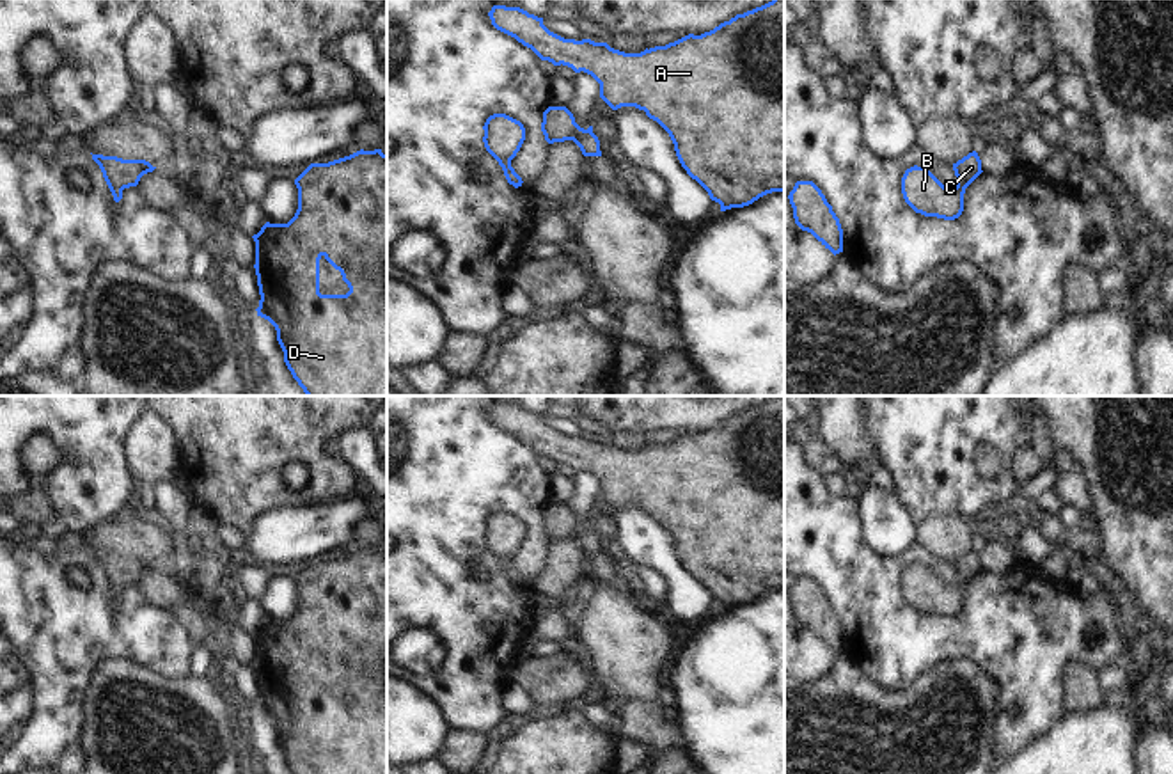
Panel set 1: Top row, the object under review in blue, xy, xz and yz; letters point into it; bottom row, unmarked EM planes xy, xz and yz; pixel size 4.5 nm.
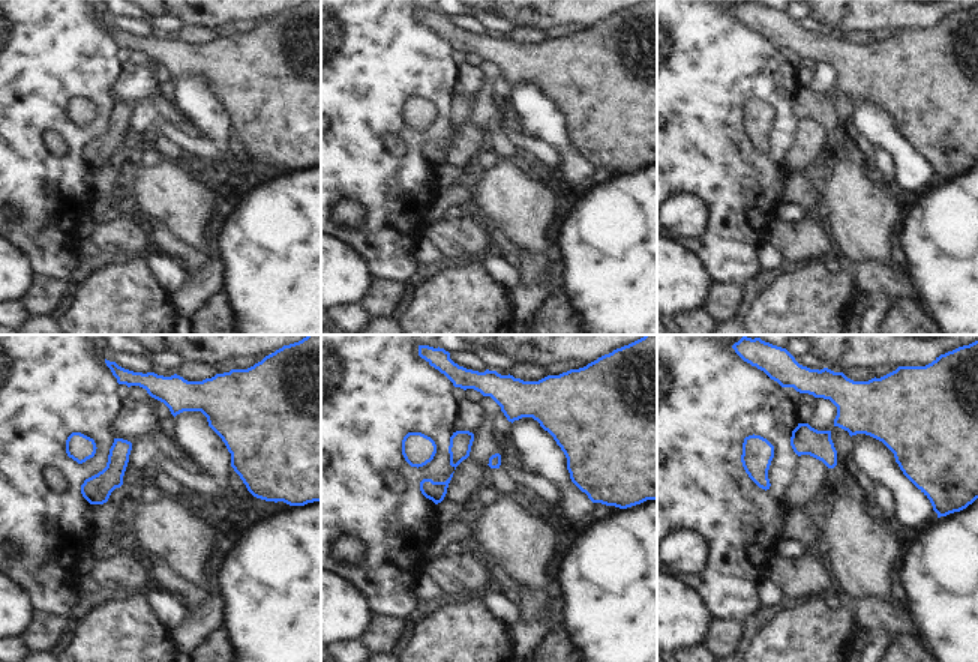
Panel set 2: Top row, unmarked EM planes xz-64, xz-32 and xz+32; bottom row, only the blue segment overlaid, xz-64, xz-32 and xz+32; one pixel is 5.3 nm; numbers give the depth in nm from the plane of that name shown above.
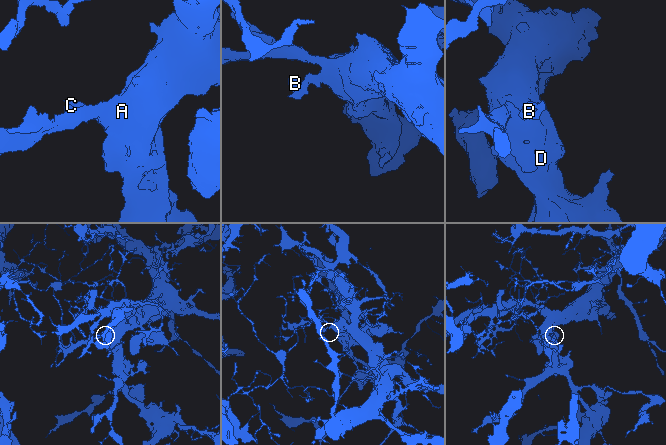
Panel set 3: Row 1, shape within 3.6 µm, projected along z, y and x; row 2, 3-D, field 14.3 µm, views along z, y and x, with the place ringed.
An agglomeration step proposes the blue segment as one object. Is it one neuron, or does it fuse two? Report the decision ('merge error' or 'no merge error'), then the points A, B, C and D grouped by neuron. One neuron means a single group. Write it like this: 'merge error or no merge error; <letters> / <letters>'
no merge error; A B C D

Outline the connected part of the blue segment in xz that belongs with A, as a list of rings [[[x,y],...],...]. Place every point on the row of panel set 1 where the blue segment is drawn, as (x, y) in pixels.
[[[784,0],[736,14],[701,36],[689,34],[665,46],[625,53],[607,43],[564,39],[543,25],[543,18],[520,7],[493,5],[492,25],[531,48],[541,60],[587,73],[600,83],[600,98],[612,108],[635,107],[671,137],[687,174],[720,204],[720,211],[744,208],[772,192],[784,192]]]

